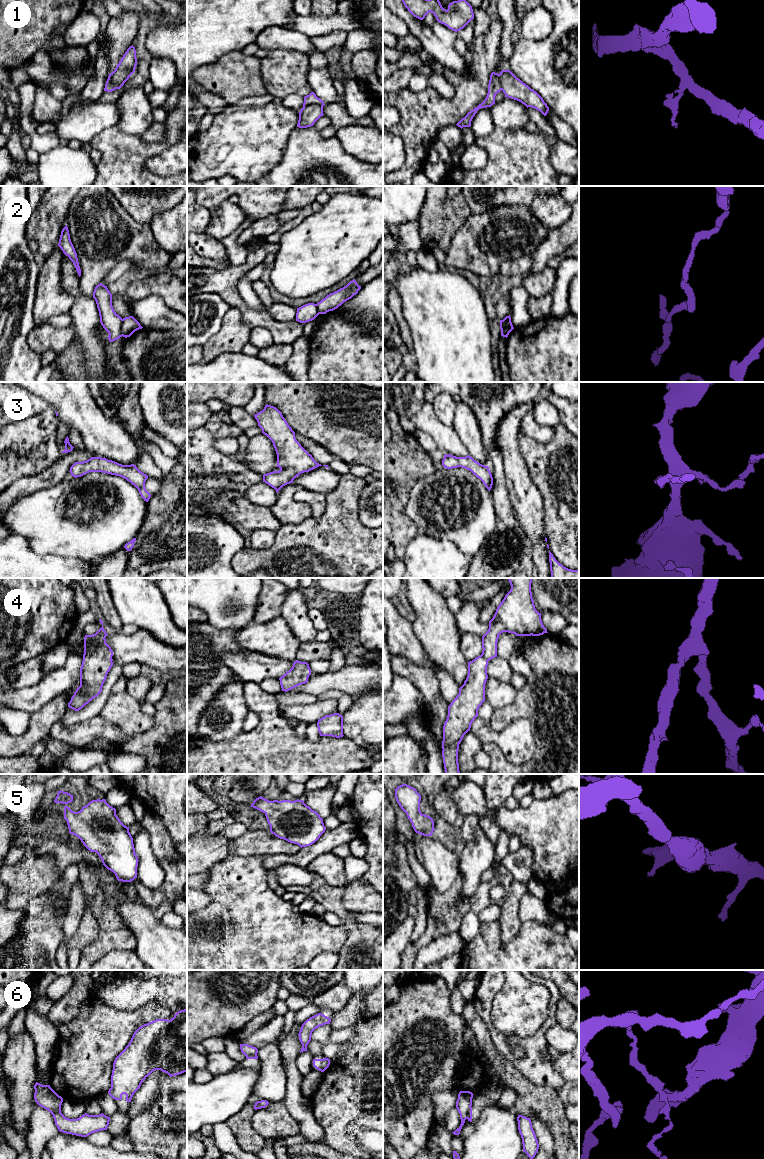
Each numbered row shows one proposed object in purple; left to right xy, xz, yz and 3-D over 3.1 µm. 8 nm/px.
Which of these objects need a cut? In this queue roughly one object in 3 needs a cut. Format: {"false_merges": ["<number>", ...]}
{"false_merges": ["2", "6"]}

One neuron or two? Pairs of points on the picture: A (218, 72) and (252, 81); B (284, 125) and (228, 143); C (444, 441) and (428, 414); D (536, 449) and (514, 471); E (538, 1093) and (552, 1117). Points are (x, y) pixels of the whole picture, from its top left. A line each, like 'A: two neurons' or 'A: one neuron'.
A: one neuron
B: one neuron
C: one neuron
D: two neurons
E: one neuron

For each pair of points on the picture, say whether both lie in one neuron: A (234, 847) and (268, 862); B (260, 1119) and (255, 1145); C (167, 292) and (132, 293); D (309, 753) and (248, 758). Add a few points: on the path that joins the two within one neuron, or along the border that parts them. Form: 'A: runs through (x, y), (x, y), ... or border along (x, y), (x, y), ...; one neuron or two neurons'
A: border along (265, 854), (289, 855); two neurons
B: border along (254, 1110), (252, 1116), (253, 1128), (265, 1138); two neurons
C: runs through (158, 289), (141, 289); one neuron
D: runs through (294, 758), (263, 758); one neuron

